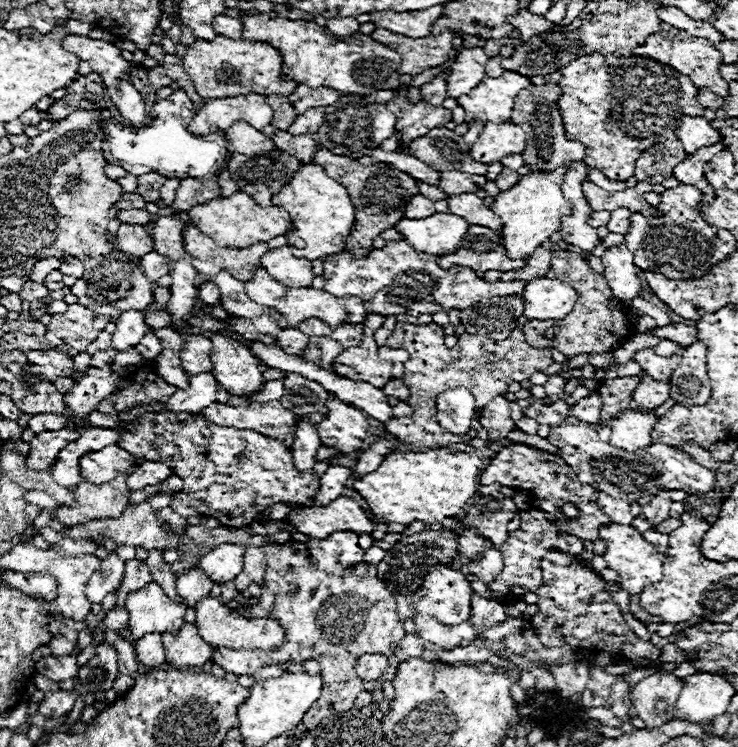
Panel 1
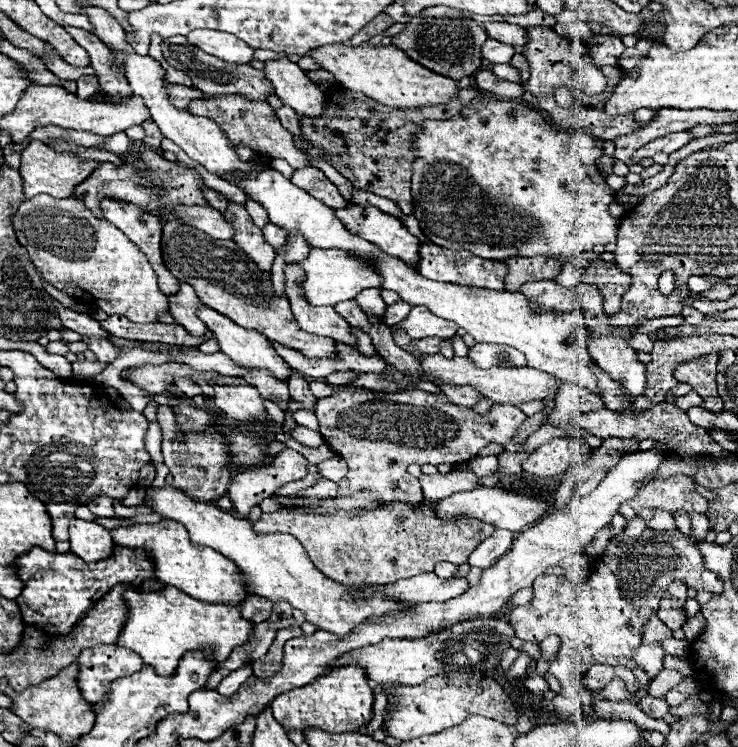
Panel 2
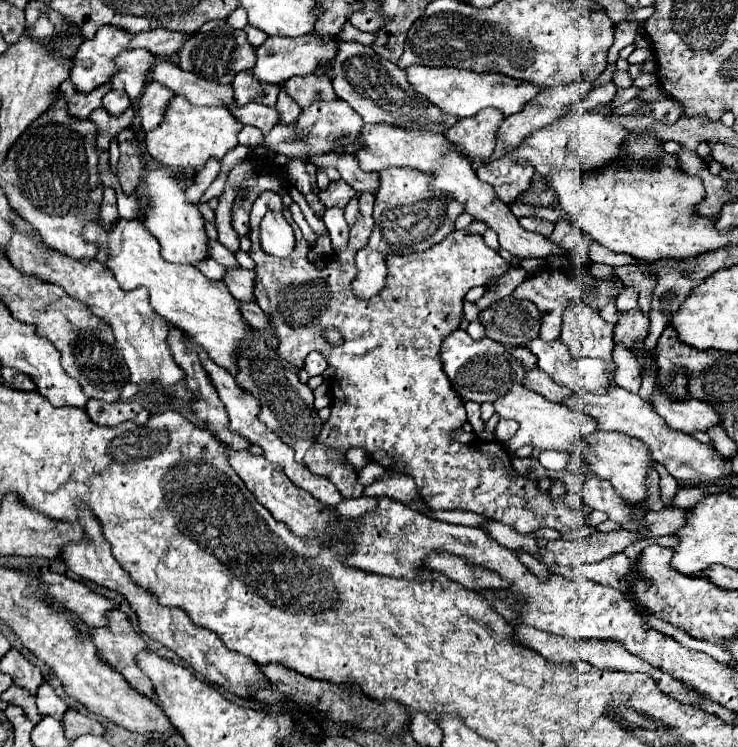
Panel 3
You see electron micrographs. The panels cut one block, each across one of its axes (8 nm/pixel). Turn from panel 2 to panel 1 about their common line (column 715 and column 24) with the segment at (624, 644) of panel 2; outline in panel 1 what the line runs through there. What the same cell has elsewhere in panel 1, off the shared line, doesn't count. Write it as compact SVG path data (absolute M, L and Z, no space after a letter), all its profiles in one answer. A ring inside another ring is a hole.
M8 570L4 574L6 584L20 590L22 594L34 596L34 598L44 598L44 600L54 600L56 598L56 580L50 574L22 574L22 572L12 572Z

